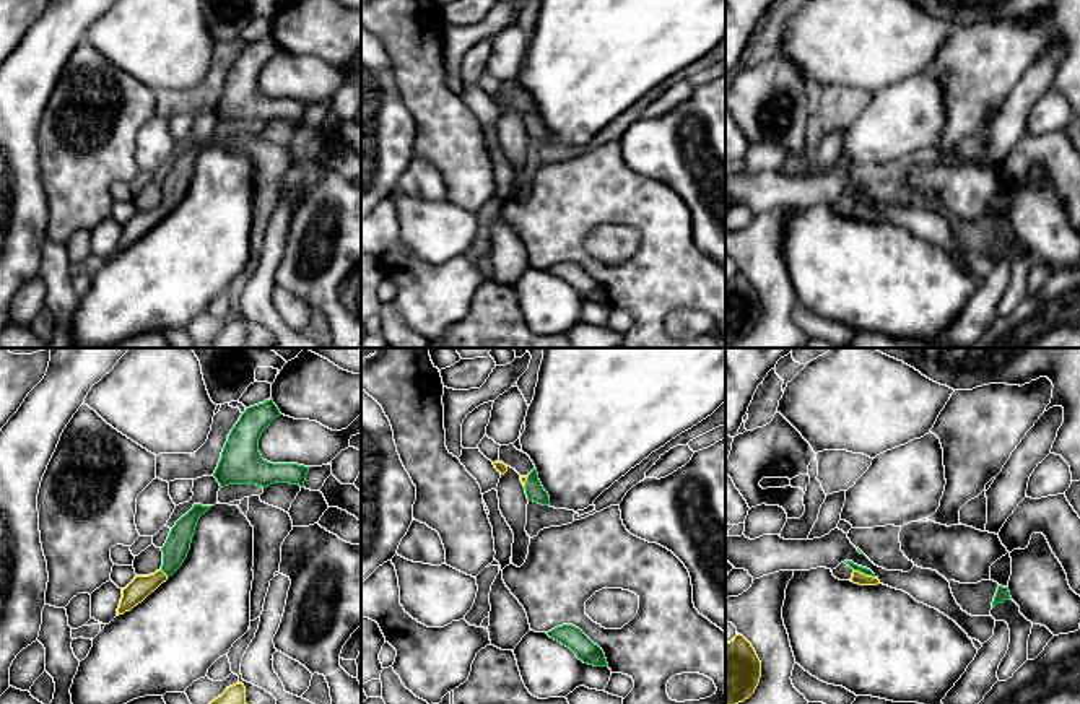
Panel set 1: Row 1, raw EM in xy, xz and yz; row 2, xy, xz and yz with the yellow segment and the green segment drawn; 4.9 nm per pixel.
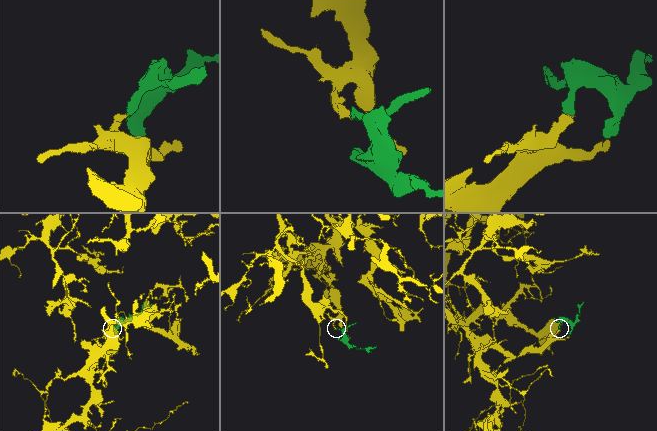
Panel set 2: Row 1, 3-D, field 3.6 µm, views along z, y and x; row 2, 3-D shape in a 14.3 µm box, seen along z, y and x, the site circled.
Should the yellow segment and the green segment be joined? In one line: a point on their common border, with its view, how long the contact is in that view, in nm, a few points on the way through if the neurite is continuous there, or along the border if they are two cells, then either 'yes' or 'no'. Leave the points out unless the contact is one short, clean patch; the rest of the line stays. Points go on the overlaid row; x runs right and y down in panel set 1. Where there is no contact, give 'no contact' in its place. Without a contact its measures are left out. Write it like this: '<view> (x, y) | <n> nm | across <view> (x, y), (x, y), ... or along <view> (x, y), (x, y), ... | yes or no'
yz (864, 574) | 110 nm | across yz (857, 577), (864, 574), (866, 571) | yes

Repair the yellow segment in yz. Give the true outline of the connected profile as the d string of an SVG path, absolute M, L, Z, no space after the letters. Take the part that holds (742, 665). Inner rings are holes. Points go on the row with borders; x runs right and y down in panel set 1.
M737 634L725 644L725 704L748 699L761 678L761 662L751 644Z

